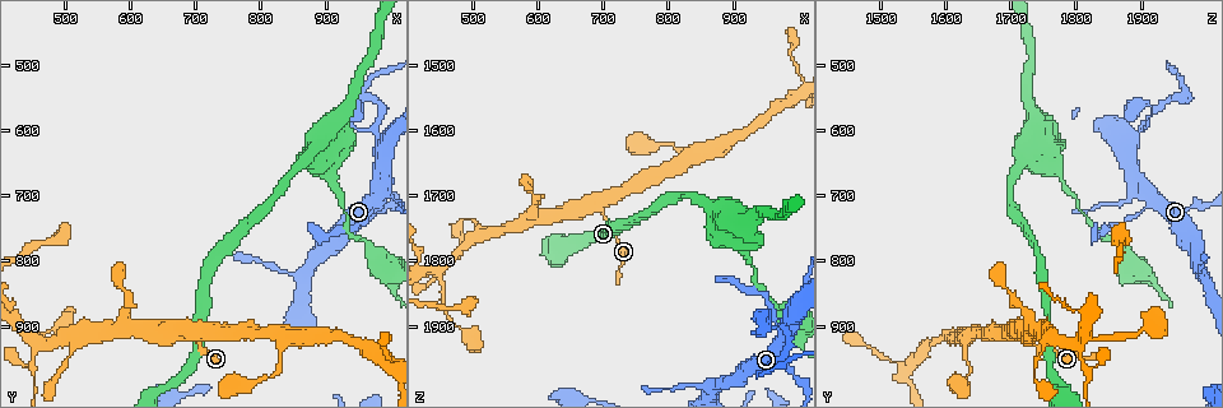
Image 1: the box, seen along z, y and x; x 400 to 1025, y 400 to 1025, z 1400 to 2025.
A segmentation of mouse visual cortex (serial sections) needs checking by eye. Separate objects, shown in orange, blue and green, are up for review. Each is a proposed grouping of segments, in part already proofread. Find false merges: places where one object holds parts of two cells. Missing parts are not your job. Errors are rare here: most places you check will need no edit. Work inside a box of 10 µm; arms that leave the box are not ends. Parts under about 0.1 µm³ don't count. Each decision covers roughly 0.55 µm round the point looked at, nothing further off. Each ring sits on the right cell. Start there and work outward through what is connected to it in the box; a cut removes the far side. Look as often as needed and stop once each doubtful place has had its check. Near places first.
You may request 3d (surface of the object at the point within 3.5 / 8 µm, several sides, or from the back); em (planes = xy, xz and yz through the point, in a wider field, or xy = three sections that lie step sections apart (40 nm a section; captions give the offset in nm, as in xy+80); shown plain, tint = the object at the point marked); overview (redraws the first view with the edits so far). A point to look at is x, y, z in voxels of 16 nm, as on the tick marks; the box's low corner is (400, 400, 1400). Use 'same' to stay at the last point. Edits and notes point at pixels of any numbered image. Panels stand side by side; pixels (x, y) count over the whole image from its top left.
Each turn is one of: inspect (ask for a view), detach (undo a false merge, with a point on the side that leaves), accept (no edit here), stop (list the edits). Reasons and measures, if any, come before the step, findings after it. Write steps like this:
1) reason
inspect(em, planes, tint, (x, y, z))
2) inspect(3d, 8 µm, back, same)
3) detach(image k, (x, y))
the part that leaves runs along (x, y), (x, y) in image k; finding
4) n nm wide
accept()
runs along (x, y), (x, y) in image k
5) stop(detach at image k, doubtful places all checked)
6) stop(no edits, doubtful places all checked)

four arms meet
inspect(3d, 8 µm, (455, 920, 1815))

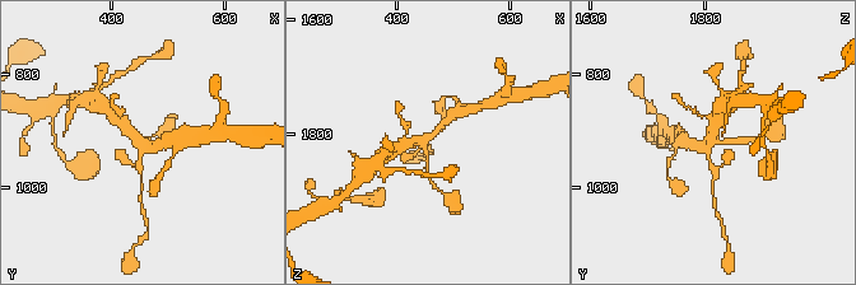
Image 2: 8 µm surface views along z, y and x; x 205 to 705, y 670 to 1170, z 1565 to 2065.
4 arms; arms of 150, 200, 250, 300 nm
inspect(em, xy, step 3, tint, same)

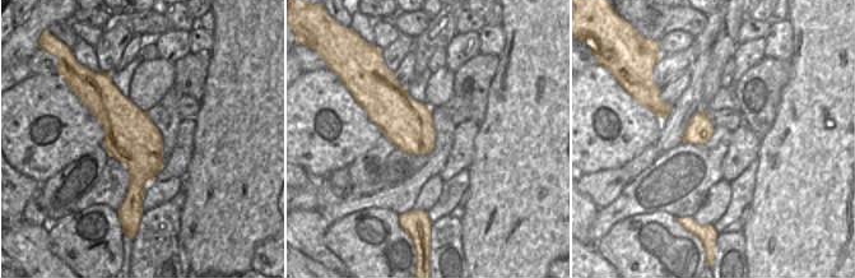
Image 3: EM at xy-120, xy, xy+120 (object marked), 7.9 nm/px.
accept()
runs along (452, 117), (424, 141), (429, 177) in image 2; all the same cell

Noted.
small branch off a trunk
inspect(3d, 3.5 µm, (975, 600, 1895))

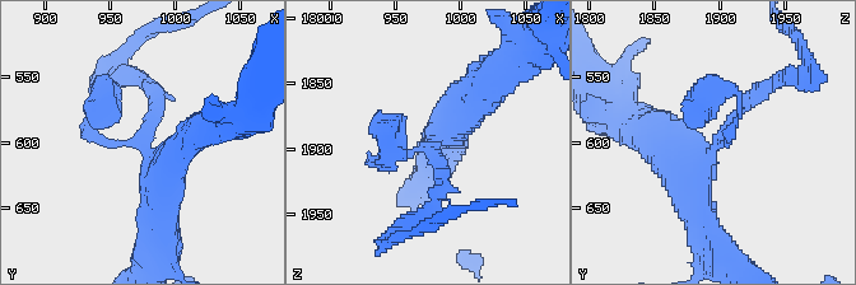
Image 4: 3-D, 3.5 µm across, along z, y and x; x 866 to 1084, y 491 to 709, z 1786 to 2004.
shape alone is not enough
inspect(em, planes, tint, (978, 600, 1896))

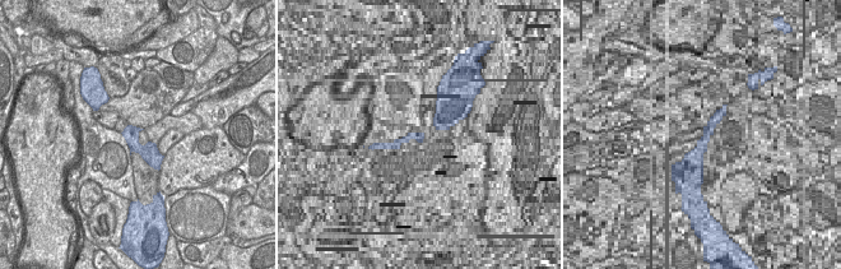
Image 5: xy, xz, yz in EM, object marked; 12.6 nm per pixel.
accept()
runs along (698, 215), (694, 173), (727, 122), (773, 87) in image 4; continuous, no second cell

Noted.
sharp bend
inspect(3d, 3.5 µm, (960, 535, 1965))

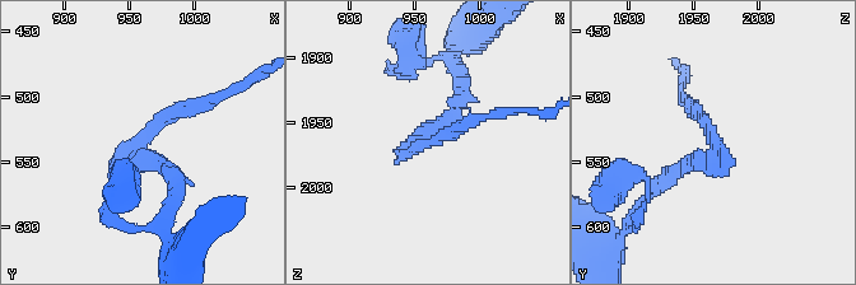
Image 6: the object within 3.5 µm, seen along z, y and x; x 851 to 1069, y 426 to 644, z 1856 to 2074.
arms of 200, 200 nm; shape alone is not enough
inspect(em, xy, step 2, plain, (956, 536, 1964))

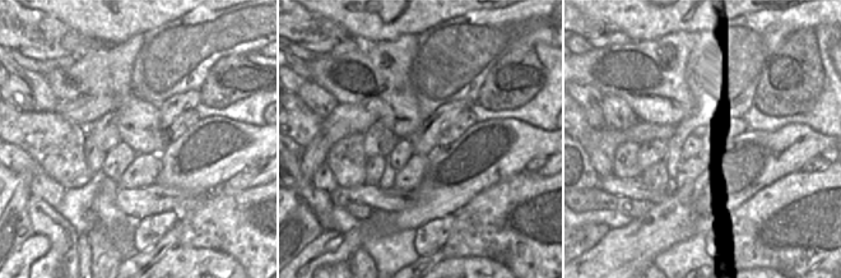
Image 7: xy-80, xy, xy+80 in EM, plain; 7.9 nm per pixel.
inspect(em, xy, step 2, tint, same)

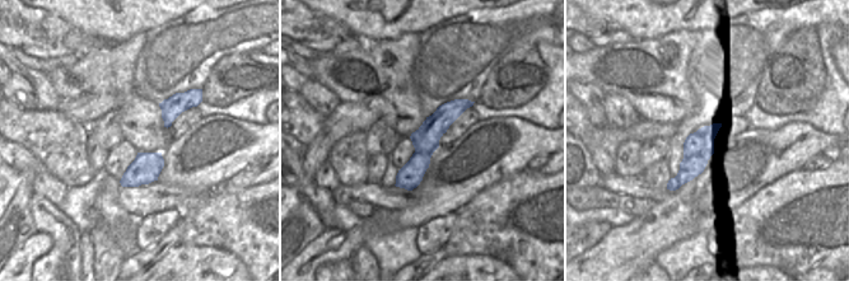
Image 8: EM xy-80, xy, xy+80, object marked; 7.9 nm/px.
accept()
all the same cell

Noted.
stop(no edits, doubtful places all checked)

